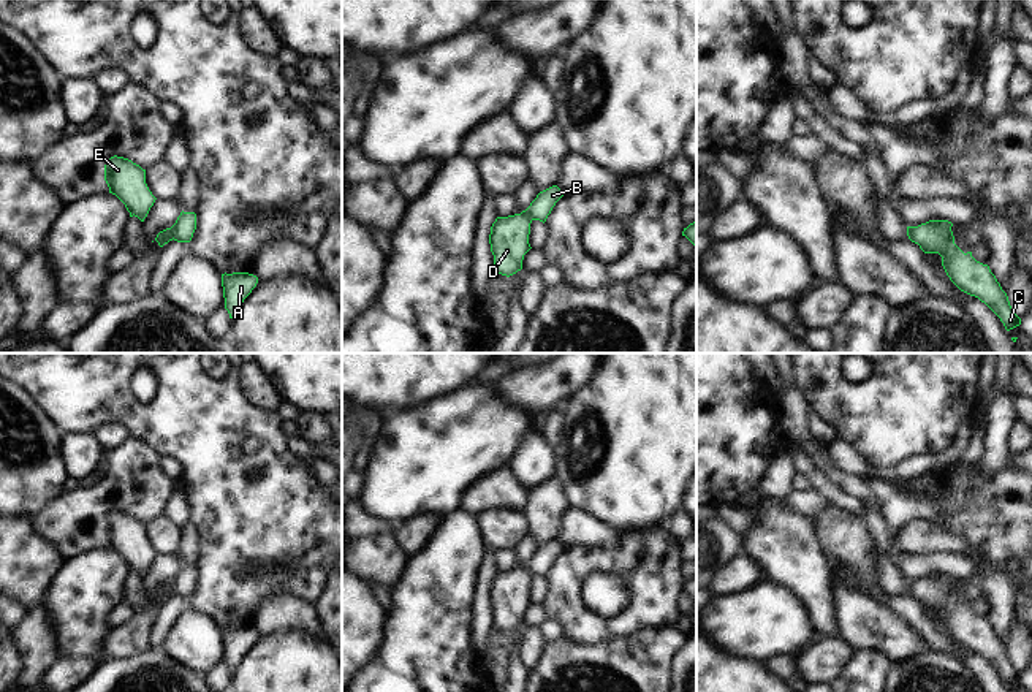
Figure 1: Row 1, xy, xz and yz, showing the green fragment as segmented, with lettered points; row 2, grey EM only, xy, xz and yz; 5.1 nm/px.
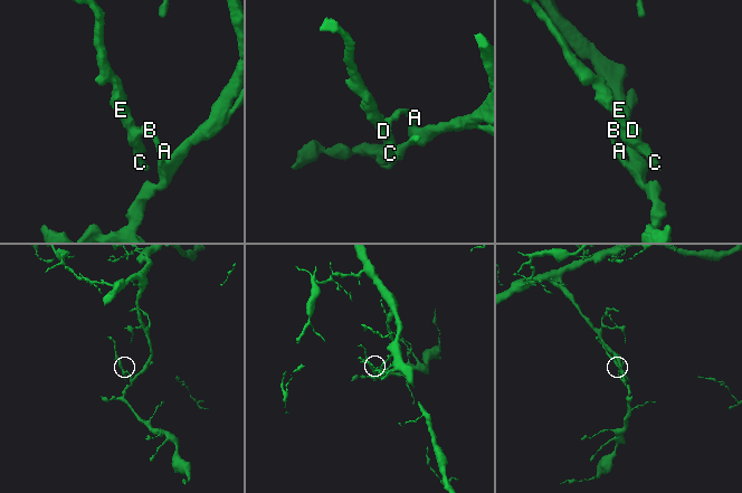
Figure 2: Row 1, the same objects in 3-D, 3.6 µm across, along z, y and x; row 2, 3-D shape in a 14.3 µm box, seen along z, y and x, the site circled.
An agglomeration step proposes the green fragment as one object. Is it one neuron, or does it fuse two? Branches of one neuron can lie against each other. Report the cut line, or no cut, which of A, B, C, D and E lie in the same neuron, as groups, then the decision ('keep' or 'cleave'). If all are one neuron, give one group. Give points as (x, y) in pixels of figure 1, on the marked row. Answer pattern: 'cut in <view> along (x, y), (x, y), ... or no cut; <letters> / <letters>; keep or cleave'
cut in xy along (170, 228), (173, 238); A B / C D E; cleave

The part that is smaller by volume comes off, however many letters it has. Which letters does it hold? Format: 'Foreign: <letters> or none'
Foreign: C, D, E.

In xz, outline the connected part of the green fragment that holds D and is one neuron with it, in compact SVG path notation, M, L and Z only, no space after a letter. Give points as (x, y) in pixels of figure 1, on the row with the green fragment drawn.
M525 211L495 219L489 234L494 272L510 277L522 269L524 255L532 249L529 244L530 223L532 219Z

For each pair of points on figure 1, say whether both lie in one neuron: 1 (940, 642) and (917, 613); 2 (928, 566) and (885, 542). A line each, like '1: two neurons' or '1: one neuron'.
1: one neuron
2: one neuron

